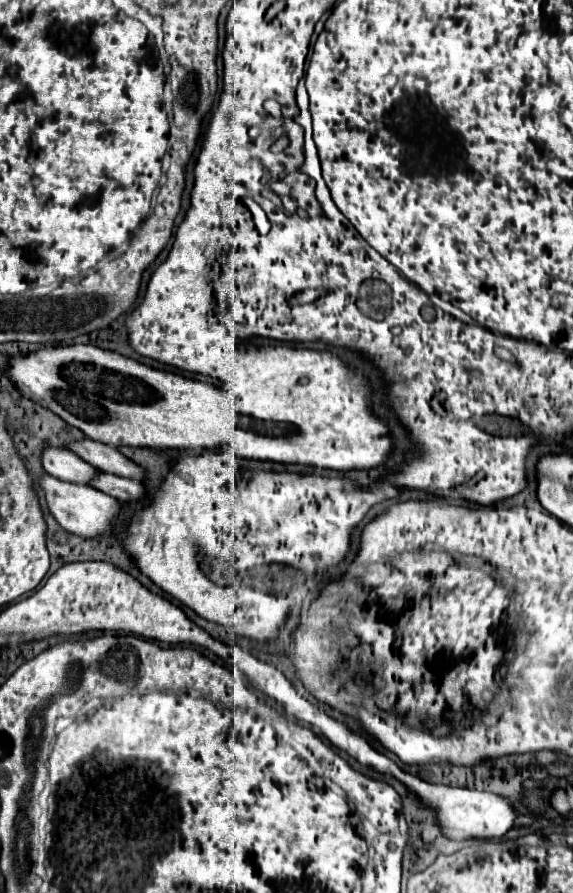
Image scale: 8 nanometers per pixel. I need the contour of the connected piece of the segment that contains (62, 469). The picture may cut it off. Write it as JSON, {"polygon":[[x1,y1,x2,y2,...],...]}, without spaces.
{"polygon":[[66,447,44,449,40,461,42,461,46,473,50,473,62,481,70,481,70,483,88,485,96,473,96,469,92,465,82,461,76,453,68,451]]}

